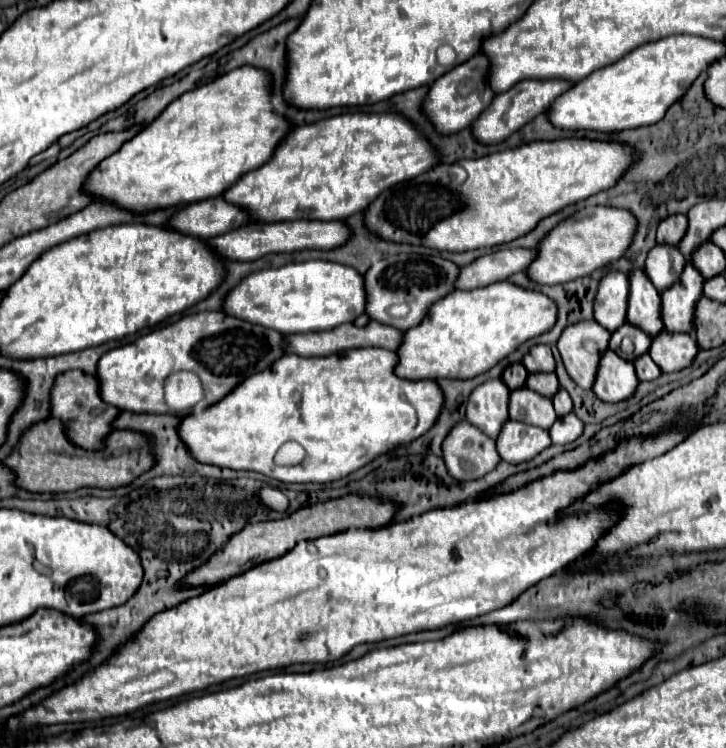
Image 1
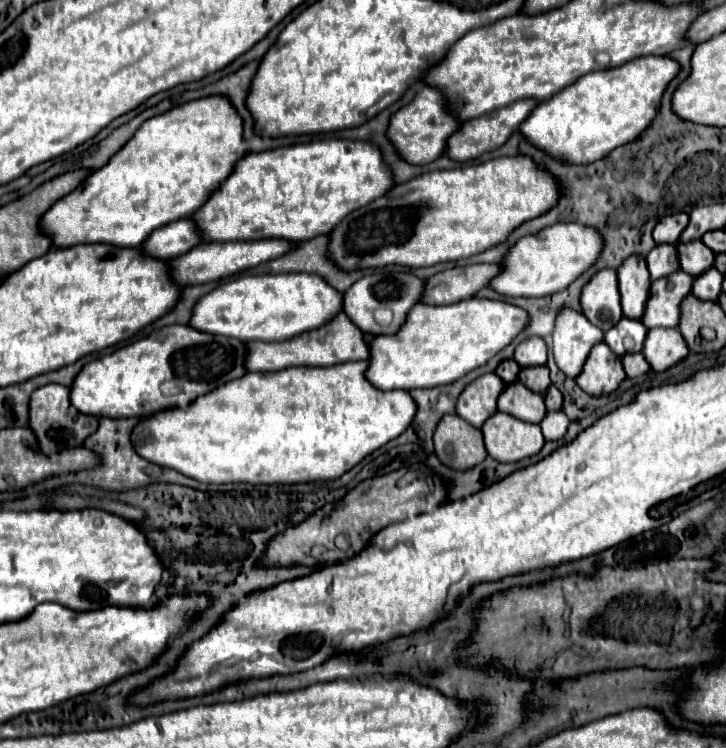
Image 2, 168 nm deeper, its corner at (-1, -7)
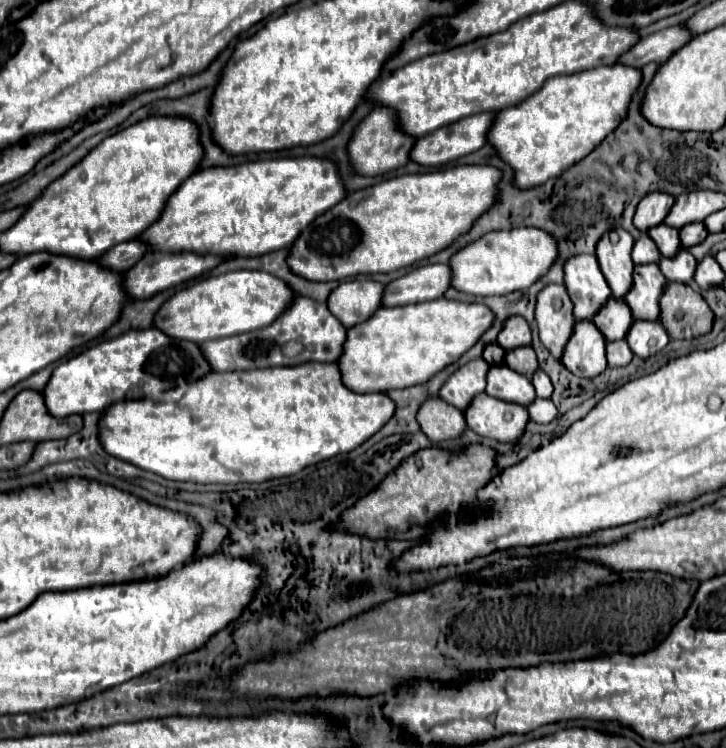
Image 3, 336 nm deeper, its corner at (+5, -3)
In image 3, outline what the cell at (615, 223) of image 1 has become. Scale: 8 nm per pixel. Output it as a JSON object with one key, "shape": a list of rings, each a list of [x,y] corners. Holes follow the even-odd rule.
{"shape":[[[539,228],[489,232],[477,242],[471,242],[463,250],[459,250],[451,258],[449,262],[453,270],[451,286],[475,296],[493,296],[515,290],[527,290],[535,280],[547,274],[547,268],[555,264],[555,256],[559,256],[559,248],[555,248],[555,240],[551,240],[547,232],[539,232]]]}

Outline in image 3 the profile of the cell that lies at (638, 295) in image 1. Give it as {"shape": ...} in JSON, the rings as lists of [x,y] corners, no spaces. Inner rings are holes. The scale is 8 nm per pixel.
{"shape":[[[617,228],[619,234],[619,242],[613,244],[609,240],[609,236],[605,234],[601,238],[601,242],[597,244],[597,260],[601,266],[601,272],[613,292],[613,298],[623,298],[629,288],[631,288],[631,280],[633,280],[633,260],[631,260],[631,248],[635,244],[635,240],[623,230]]]}

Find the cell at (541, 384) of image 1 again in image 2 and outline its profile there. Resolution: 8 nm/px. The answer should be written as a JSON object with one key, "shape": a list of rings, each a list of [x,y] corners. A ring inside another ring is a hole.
{"shape":[[[547,366],[521,368],[521,372],[519,372],[519,382],[525,384],[527,388],[531,388],[533,392],[545,394],[545,390],[547,390],[549,384],[551,384],[551,380],[549,380],[549,368],[547,368]]]}

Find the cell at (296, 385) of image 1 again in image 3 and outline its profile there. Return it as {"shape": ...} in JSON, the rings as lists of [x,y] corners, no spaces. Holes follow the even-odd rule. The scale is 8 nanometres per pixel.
{"shape":[[[307,362],[247,372],[213,372],[195,384],[177,386],[159,396],[125,400],[107,410],[99,422],[103,448],[141,470],[149,470],[167,480],[197,484],[237,484],[263,482],[273,476],[291,476],[319,460],[347,454],[379,432],[395,412],[395,402],[387,394],[355,394],[341,382],[337,363]]]}

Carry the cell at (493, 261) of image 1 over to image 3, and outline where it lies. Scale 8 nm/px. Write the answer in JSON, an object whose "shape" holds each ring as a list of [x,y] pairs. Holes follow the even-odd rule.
{"shape":[[[447,264],[419,266],[413,272],[387,284],[383,306],[403,306],[441,298],[451,288],[451,268]]]}

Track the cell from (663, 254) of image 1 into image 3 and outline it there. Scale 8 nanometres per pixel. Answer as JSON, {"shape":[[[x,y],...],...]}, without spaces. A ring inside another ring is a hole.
{"shape":[[[641,234],[639,240],[635,240],[631,256],[637,266],[661,260],[661,252],[659,252],[659,248],[655,248],[655,240],[651,240],[651,236],[645,236],[645,234]]]}

